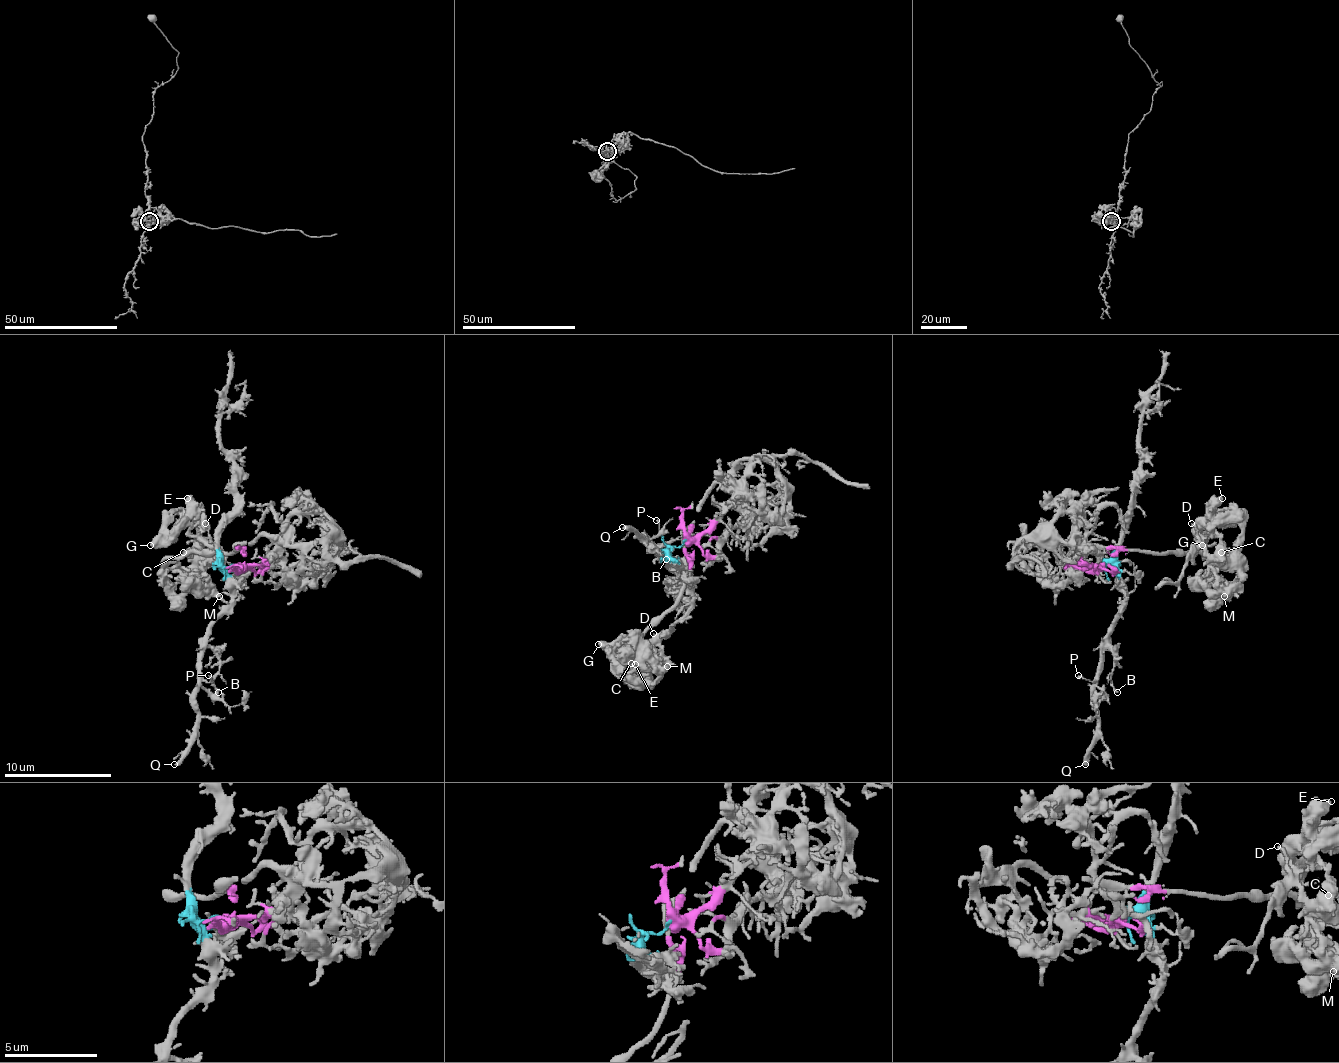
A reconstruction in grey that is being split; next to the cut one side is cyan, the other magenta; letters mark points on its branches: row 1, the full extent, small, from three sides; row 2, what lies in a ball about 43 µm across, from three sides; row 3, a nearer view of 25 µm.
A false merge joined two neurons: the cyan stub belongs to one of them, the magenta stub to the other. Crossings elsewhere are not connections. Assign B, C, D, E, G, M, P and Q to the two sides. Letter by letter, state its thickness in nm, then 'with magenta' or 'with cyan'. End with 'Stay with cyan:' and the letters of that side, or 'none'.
B: calibre 150 nm; with cyan
C: calibre 220 nm; with magenta
D: calibre 130 nm; with magenta
E: calibre 480 nm; with magenta
G: calibre 500 nm; with magenta
M: calibre 480 nm; with magenta
P: calibre 120 nm; with cyan
Q: calibre 320 nm; with cyan
Stay with cyan: B, P, Q

